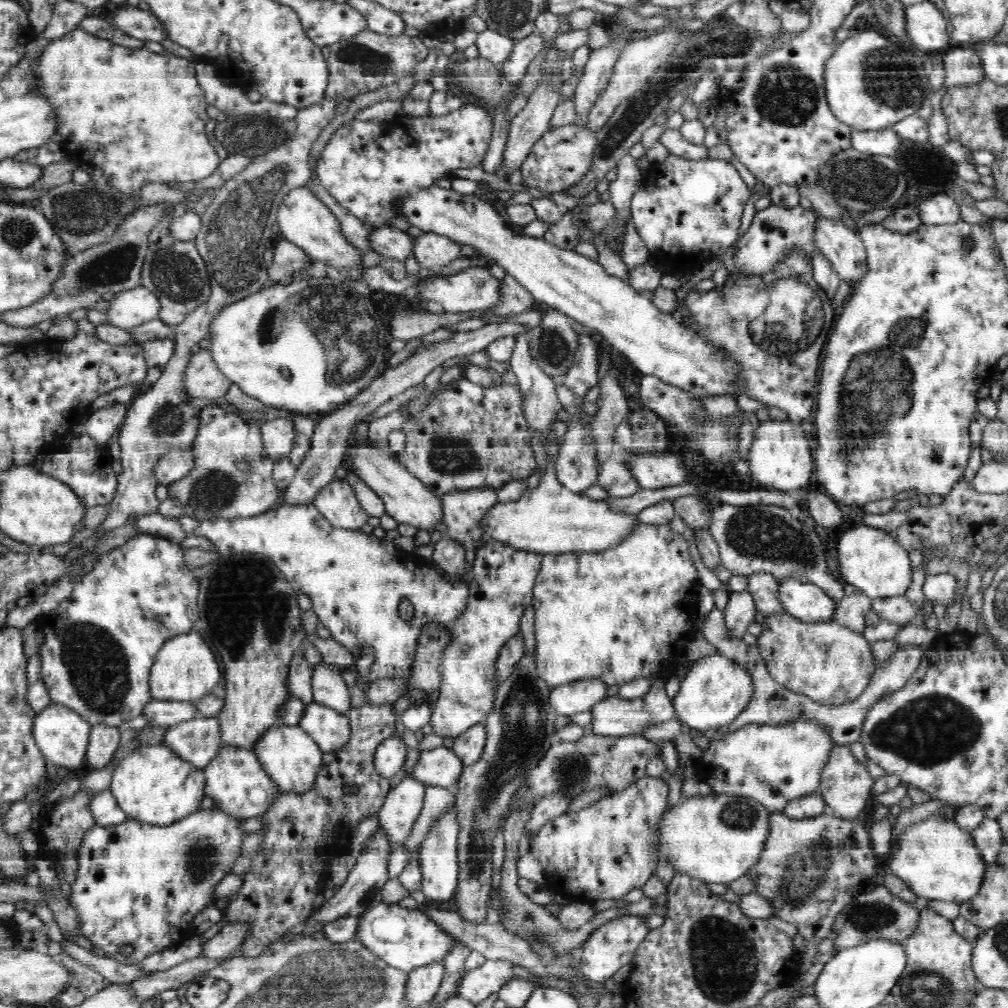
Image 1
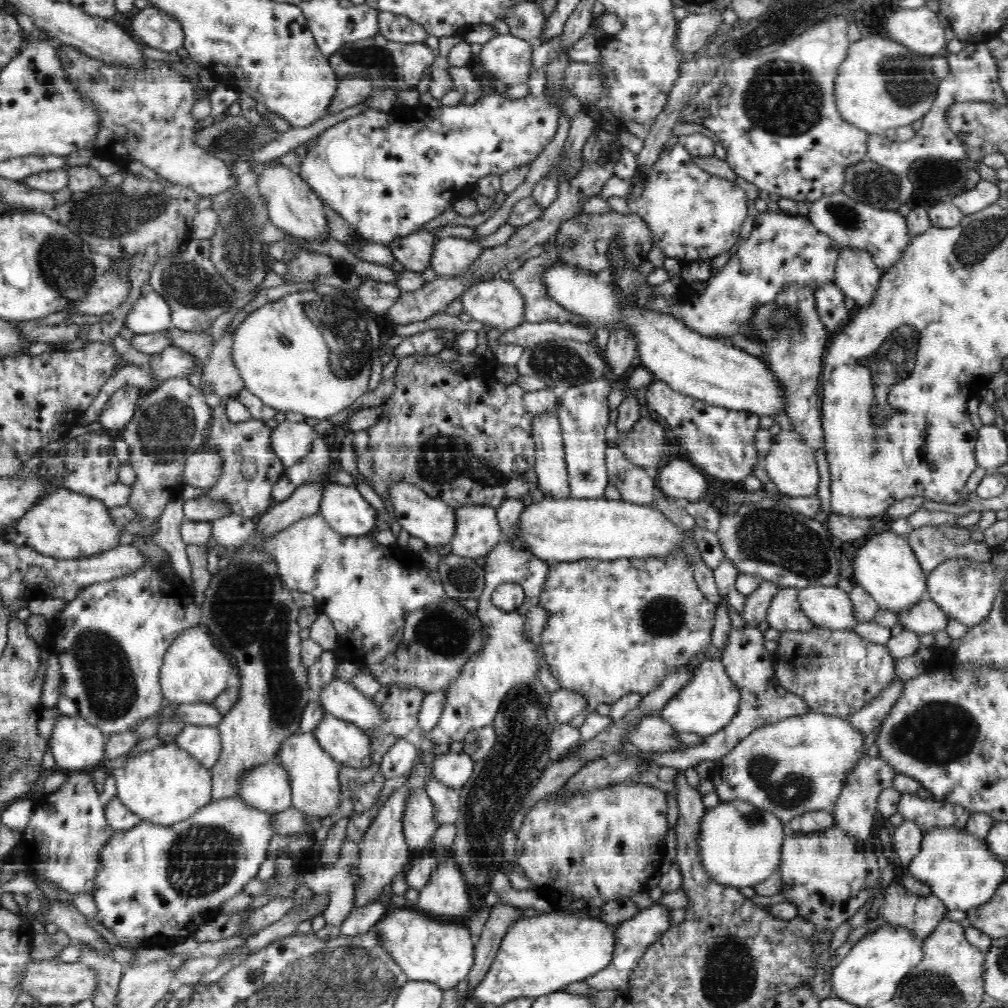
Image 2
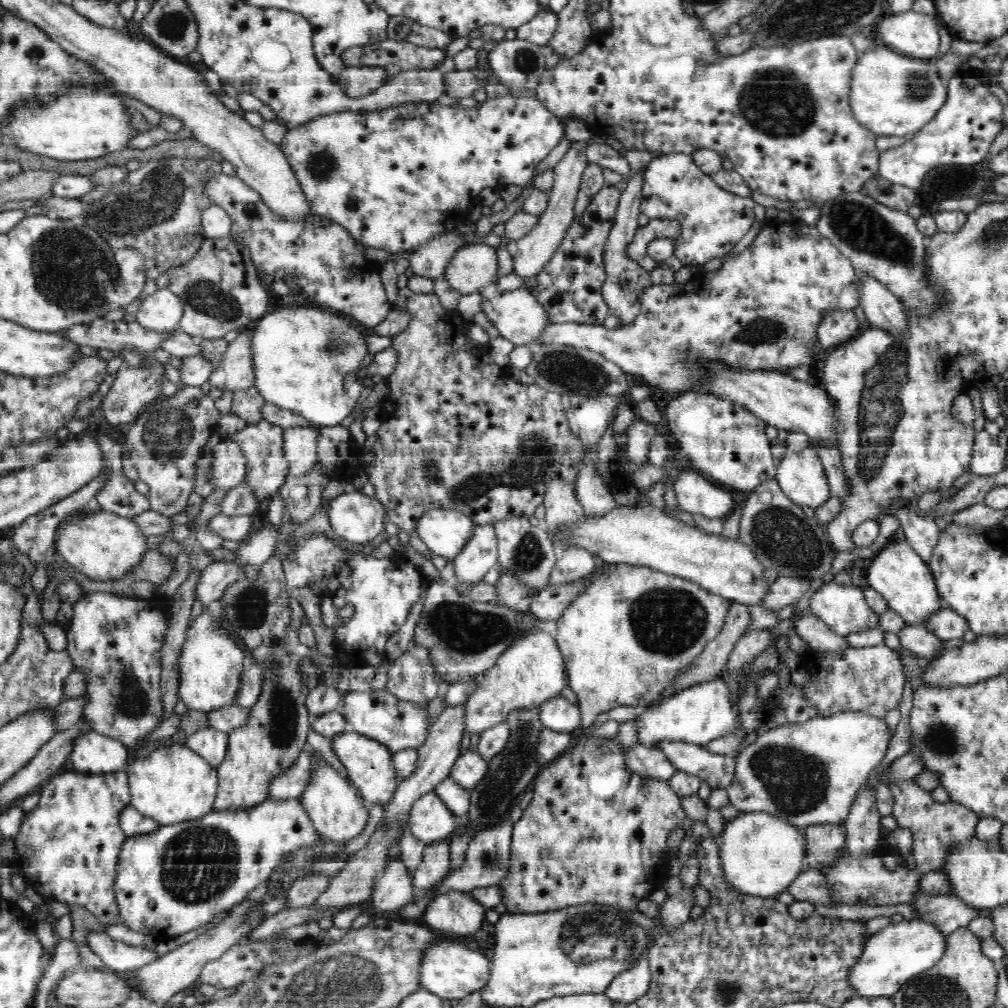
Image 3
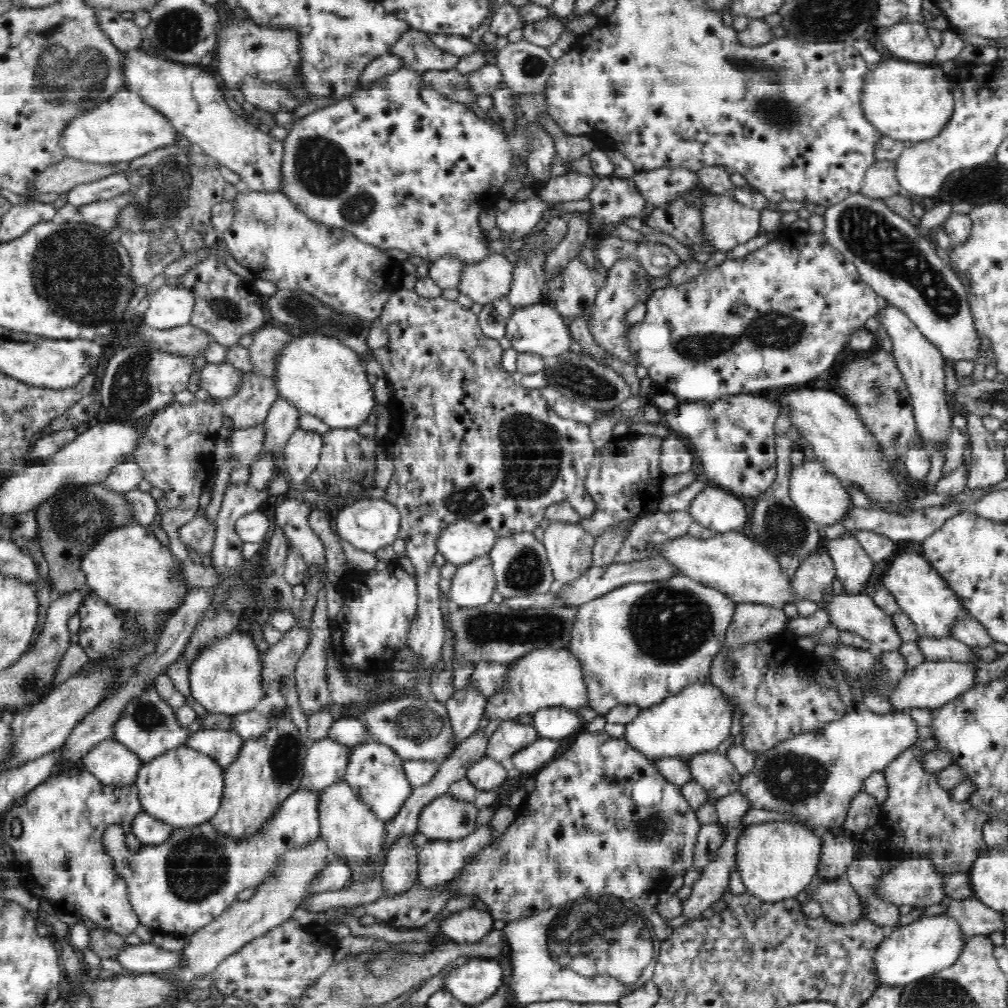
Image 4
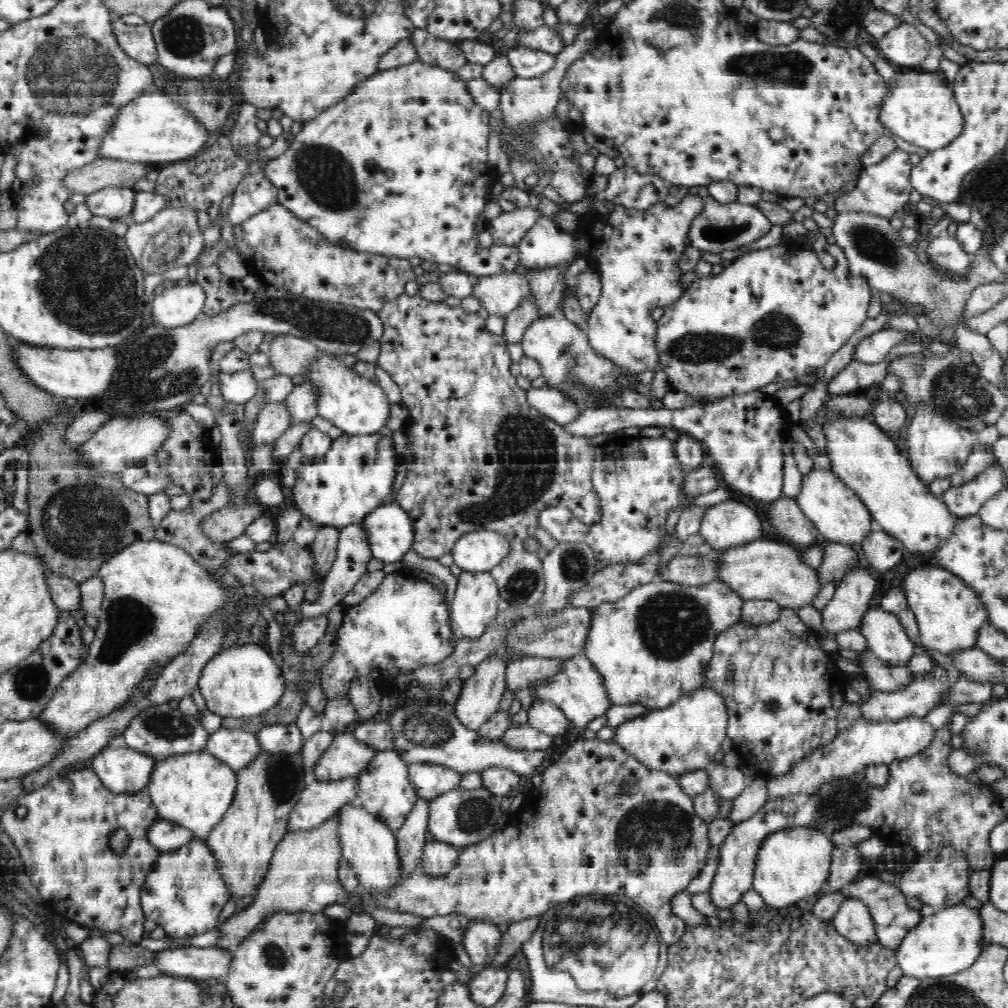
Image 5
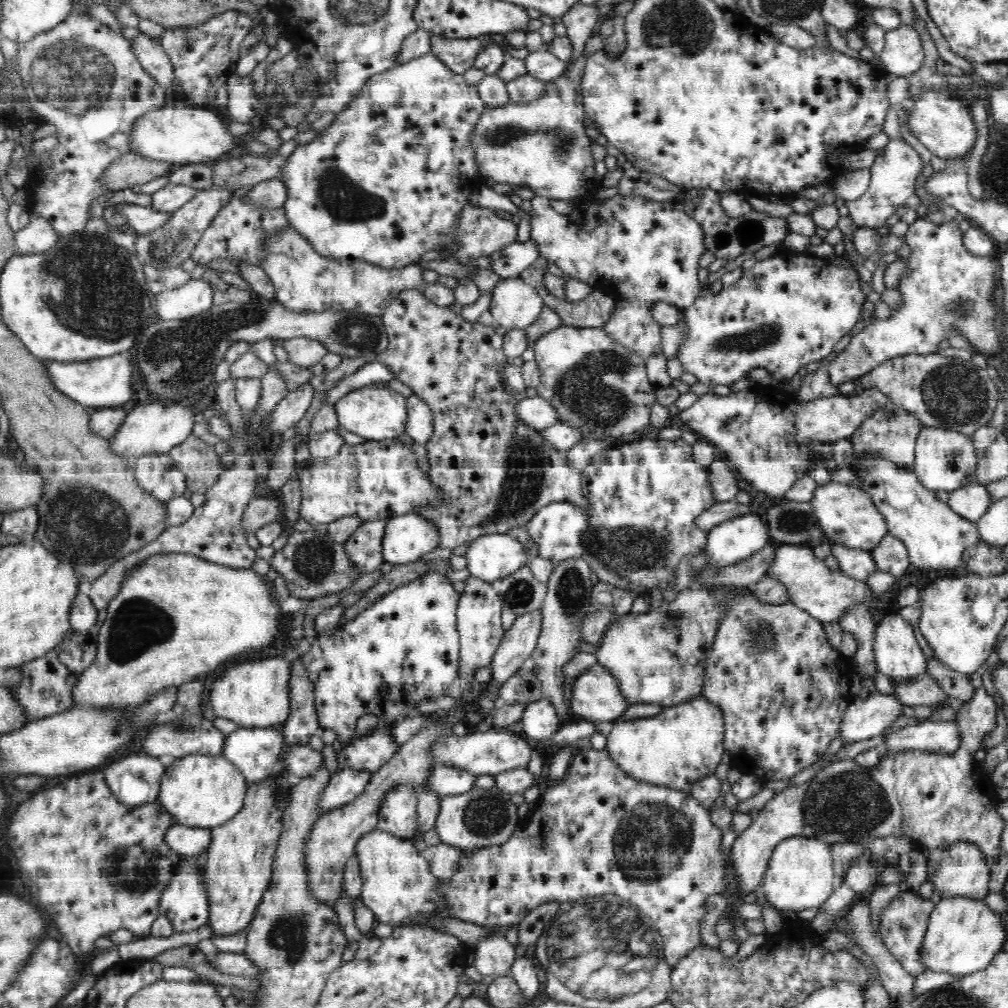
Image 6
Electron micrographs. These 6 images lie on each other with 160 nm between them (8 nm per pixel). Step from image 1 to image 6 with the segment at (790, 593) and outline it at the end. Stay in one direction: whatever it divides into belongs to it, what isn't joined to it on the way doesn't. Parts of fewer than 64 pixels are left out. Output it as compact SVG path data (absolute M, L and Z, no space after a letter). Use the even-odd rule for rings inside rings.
M896 611L885 615L876 625L873 651L877 670L885 674L892 684L911 681L917 674L928 672L928 660L920 649L920 639L915 626L906 622Z

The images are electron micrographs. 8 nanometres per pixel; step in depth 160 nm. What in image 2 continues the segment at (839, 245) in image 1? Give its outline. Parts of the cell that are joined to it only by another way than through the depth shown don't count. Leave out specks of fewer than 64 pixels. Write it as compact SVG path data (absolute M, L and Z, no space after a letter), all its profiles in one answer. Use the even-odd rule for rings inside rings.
M840 247L836 268L836 286L845 296L850 296L858 306L868 307L874 302L874 294L880 282L881 272L870 254L862 250Z

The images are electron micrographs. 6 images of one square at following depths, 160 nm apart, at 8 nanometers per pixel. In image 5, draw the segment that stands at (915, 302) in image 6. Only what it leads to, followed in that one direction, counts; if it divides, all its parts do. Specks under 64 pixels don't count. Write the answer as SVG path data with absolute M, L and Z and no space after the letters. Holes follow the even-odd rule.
M942 232L930 242L926 254L934 264L942 266L950 274L956 274L954 278L966 278L972 268L972 254L961 247L957 237L952 237L947 232ZM878 330L856 346L856 360L865 364L878 364L890 355L890 348L898 342L908 342L908 334L900 330Z

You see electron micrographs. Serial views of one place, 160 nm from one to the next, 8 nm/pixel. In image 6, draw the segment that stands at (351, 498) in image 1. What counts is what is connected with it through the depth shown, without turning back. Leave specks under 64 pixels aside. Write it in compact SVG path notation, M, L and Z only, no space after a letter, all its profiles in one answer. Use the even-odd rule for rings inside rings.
M415 512L387 518L385 533L382 539L382 556L385 562L393 565L414 563L426 554L440 547L440 527L434 520L418 516Z

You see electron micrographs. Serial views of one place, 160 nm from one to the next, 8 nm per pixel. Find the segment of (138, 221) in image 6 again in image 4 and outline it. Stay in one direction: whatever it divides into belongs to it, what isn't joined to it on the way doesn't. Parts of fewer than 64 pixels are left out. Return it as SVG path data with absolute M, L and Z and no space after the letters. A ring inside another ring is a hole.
M125 171L74 186L66 193L66 200L76 207L89 206L92 203L108 202L128 192L130 192L130 183Z

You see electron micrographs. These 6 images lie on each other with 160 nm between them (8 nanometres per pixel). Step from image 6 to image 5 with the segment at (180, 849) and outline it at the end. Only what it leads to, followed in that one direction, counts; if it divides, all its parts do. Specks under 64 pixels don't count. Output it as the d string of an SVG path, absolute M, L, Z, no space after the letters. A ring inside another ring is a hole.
M160 818L149 831L149 840L161 852L175 851L192 840L194 833L184 826Z

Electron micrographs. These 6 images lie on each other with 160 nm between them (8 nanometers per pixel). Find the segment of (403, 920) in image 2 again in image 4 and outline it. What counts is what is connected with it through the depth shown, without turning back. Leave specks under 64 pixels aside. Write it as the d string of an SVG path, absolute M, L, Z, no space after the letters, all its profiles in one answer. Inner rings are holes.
M469 959L452 969L441 989L448 989L454 998L466 1005L477 1006L502 988L502 966L493 959Z

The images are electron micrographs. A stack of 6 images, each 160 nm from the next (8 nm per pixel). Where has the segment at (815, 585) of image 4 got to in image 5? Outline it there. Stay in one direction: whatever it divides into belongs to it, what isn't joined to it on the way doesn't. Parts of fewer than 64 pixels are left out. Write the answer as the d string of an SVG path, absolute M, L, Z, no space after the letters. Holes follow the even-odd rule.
M830 541L823 547L823 551L823 559L817 567L817 572L826 584L838 584L845 572L859 561L858 553L851 545Z

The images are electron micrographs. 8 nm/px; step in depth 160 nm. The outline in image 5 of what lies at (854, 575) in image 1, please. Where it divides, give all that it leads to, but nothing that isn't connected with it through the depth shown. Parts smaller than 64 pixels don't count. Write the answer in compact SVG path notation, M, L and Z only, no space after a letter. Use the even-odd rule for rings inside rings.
M933 563L912 567L904 575L903 583L908 608L914 611L924 647L952 656L976 648L978 629L986 621L989 623L990 612L972 585L965 584L961 577Z

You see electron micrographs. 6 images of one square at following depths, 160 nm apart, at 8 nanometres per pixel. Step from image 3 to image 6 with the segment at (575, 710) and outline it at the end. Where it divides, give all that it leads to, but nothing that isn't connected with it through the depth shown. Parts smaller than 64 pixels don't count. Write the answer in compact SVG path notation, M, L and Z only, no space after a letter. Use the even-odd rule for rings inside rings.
M548 699L528 703L522 715L523 735L533 743L546 740L554 736L561 727L556 707Z

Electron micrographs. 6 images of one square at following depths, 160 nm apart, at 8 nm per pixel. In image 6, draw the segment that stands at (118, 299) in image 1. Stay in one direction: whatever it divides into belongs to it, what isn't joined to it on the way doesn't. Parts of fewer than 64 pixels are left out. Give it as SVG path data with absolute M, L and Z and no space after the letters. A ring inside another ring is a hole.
M190 279L186 284L169 291L161 292L159 295L153 297L153 299L155 318L168 321L194 317L214 306L211 286L203 279Z

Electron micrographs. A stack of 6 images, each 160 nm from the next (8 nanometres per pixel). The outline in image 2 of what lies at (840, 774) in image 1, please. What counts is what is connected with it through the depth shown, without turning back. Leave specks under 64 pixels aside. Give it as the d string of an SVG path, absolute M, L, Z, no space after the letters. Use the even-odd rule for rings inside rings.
M864 756L864 758L857 760L854 768L846 775L842 794L838 796L838 802L834 807L834 812L832 812L836 826L857 840L866 841L868 838L872 838L880 794L893 786L894 777L898 773L879 756L873 758Z

